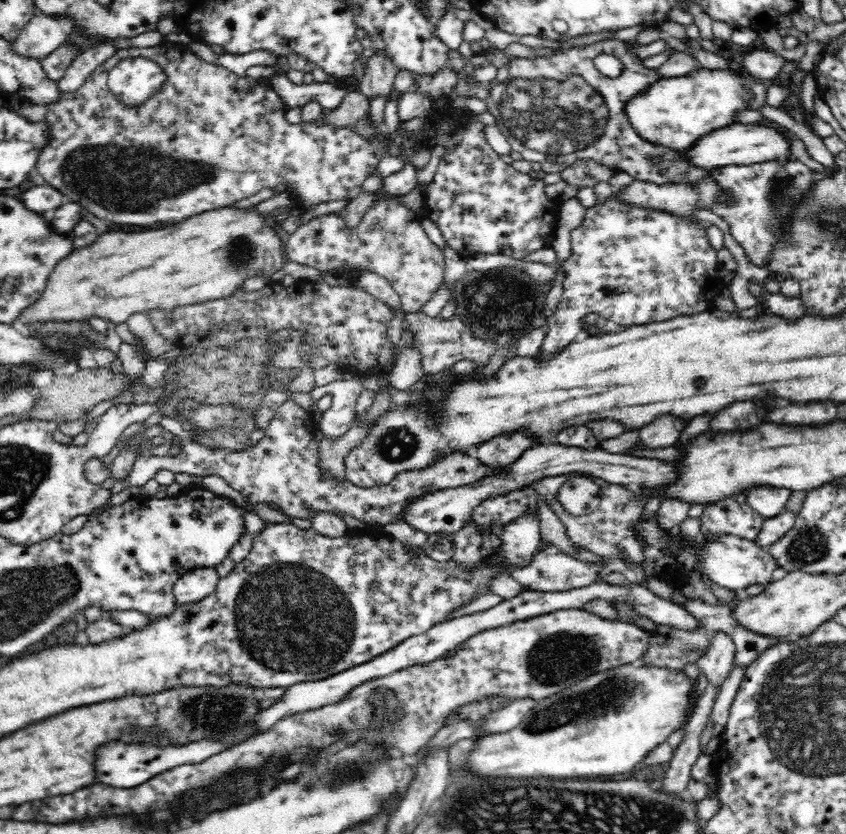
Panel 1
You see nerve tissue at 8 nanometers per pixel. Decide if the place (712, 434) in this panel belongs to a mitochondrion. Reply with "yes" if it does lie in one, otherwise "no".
no

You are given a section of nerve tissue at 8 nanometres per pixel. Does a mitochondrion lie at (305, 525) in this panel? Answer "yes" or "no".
no

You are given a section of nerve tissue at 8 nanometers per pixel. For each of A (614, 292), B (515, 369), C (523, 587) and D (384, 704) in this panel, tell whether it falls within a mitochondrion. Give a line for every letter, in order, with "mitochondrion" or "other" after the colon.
A: mitochondrion
B: other
C: other
D: mitochondrion

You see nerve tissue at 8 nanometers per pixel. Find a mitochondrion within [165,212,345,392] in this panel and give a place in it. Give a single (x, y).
(239, 254)

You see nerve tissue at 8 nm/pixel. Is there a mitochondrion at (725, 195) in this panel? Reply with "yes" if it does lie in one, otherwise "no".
no

